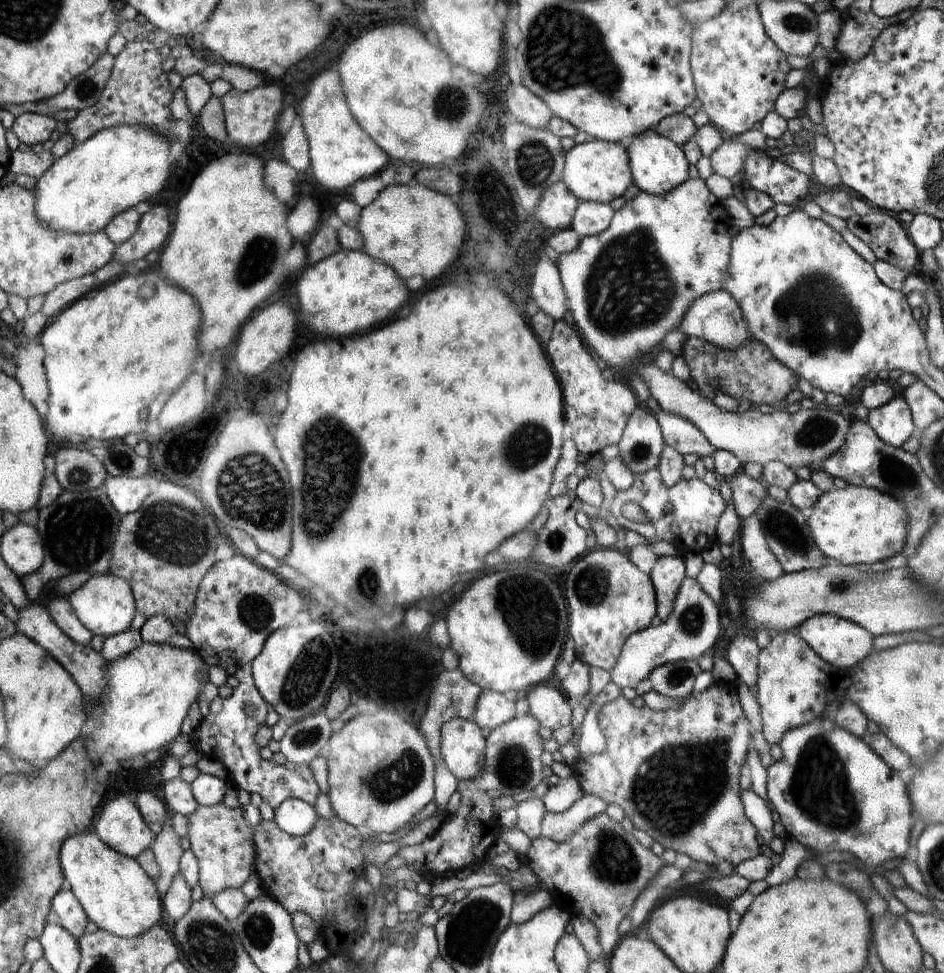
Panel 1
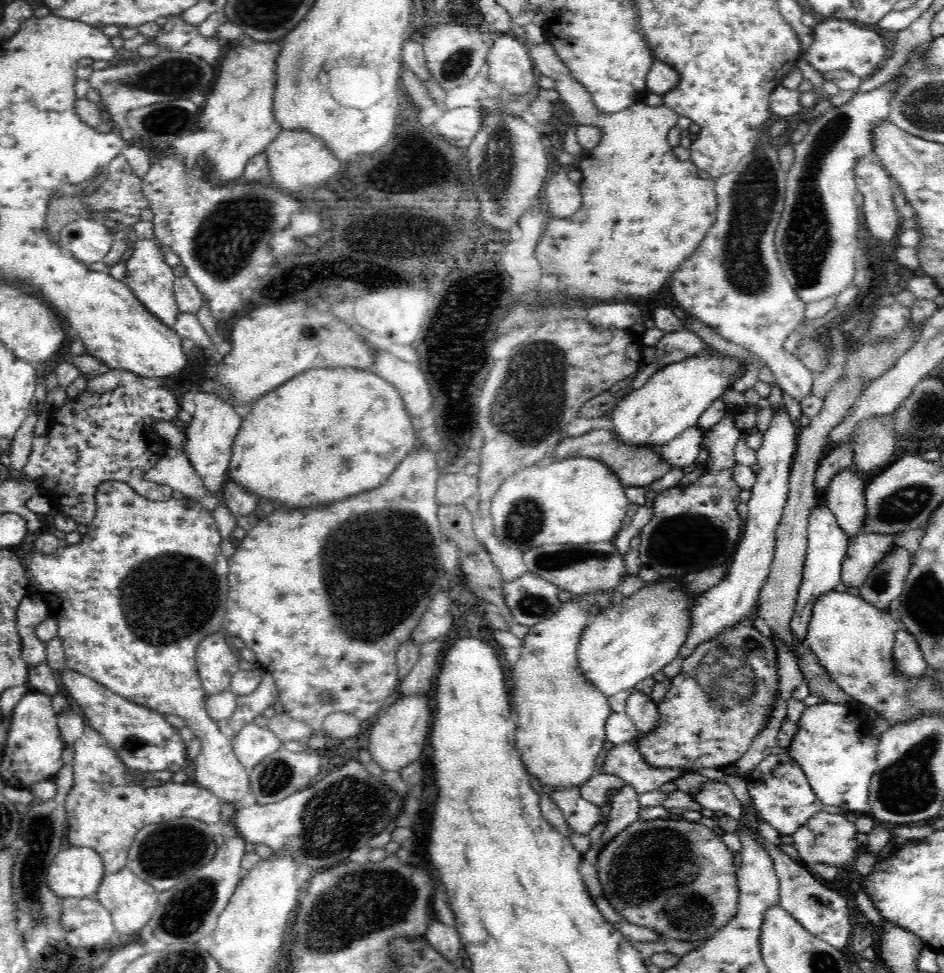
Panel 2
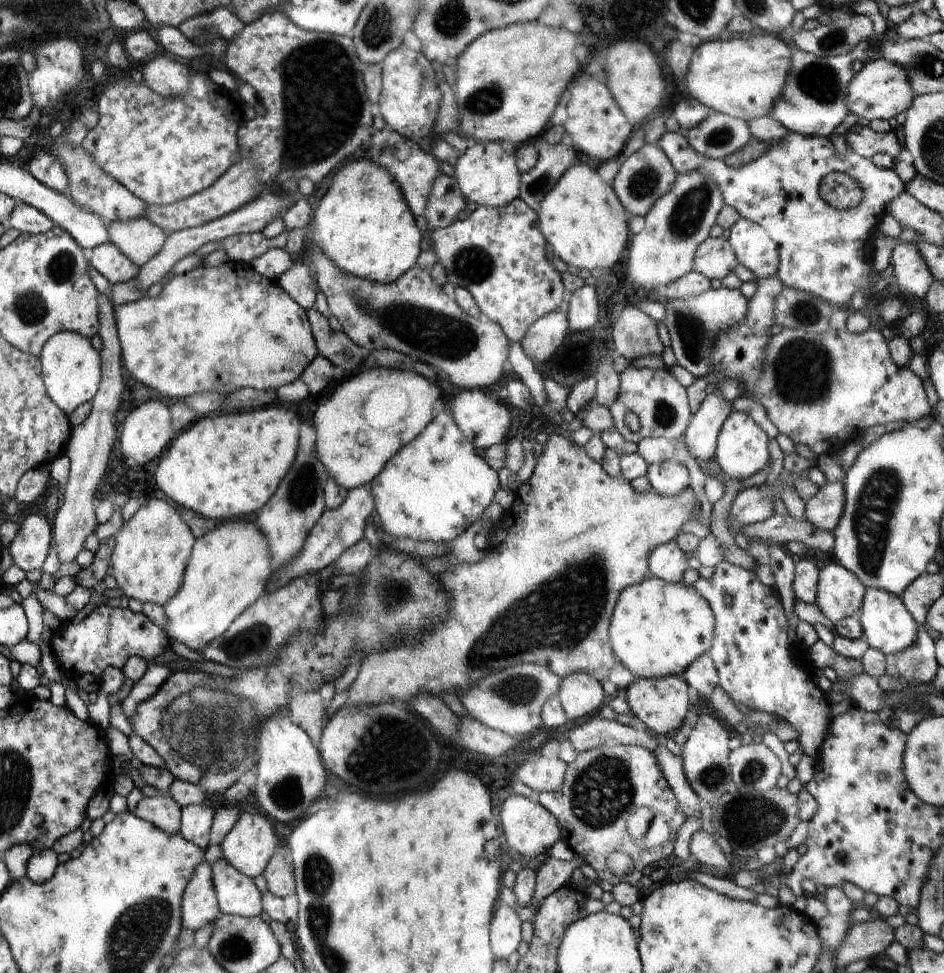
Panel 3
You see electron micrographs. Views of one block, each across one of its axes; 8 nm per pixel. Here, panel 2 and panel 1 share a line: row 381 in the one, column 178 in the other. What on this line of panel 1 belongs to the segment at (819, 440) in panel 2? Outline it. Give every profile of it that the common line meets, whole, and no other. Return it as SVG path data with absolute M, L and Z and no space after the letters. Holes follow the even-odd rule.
M164 828L154 838L152 850L159 869L155 886L158 897L162 900L179 874L179 861L184 851L179 836L171 828Z

